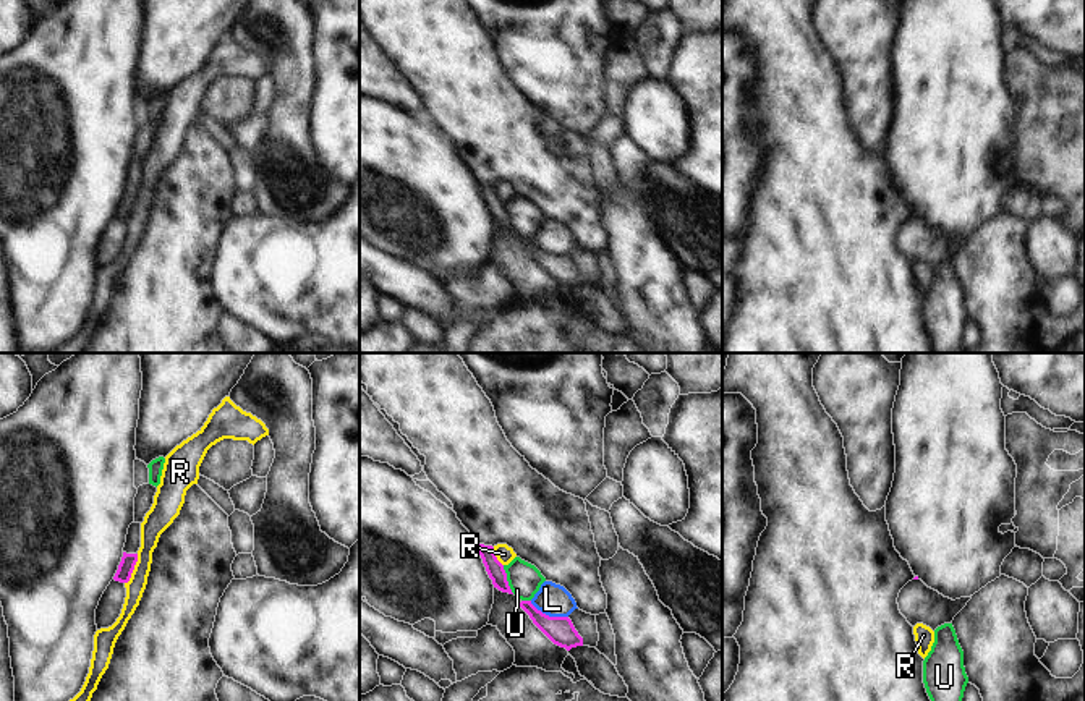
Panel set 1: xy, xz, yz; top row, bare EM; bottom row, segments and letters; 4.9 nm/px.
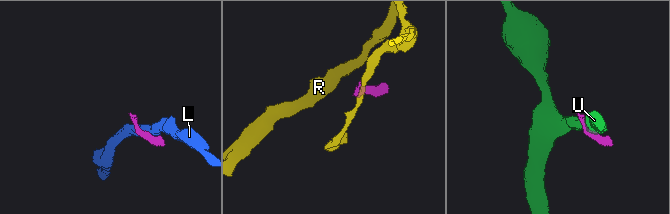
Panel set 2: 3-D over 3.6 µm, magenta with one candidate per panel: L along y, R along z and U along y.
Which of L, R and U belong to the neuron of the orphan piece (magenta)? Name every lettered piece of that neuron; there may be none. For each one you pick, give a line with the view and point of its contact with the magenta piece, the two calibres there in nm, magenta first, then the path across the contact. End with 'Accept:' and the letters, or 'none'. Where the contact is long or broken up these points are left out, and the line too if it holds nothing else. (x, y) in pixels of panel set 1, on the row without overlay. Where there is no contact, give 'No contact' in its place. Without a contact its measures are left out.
Accept: none

